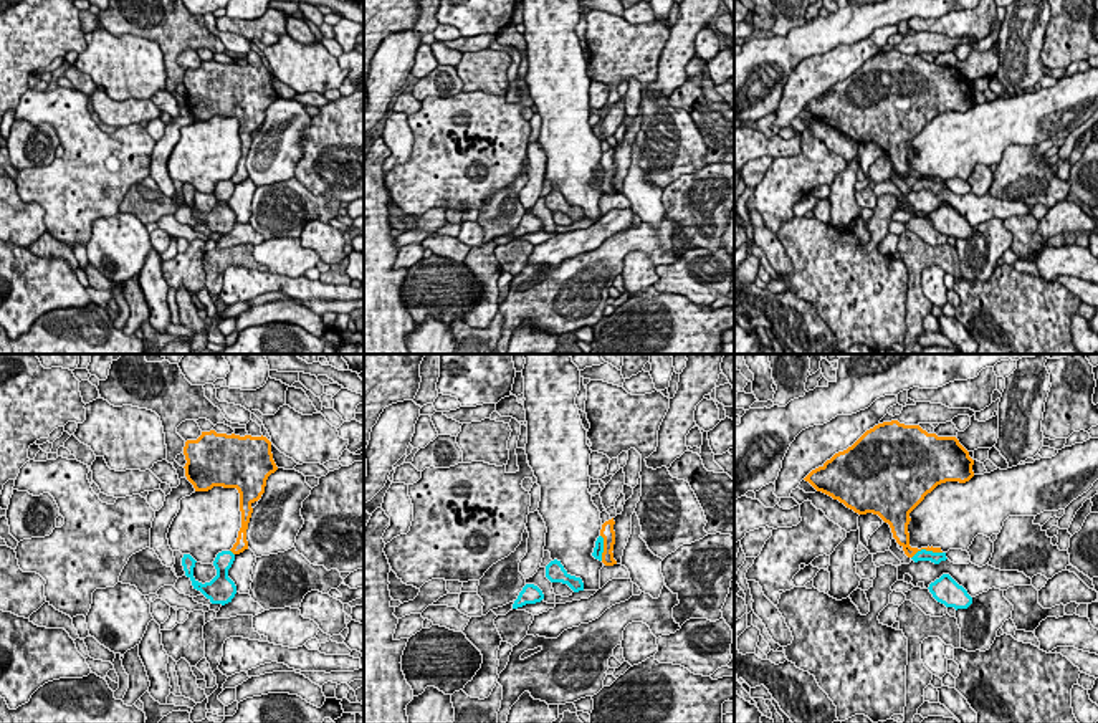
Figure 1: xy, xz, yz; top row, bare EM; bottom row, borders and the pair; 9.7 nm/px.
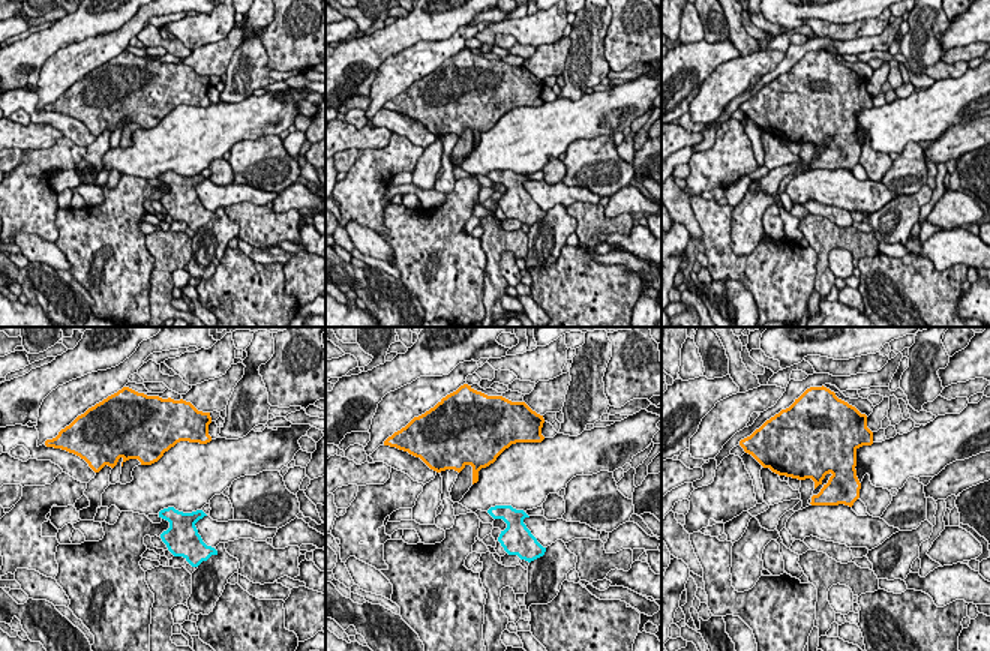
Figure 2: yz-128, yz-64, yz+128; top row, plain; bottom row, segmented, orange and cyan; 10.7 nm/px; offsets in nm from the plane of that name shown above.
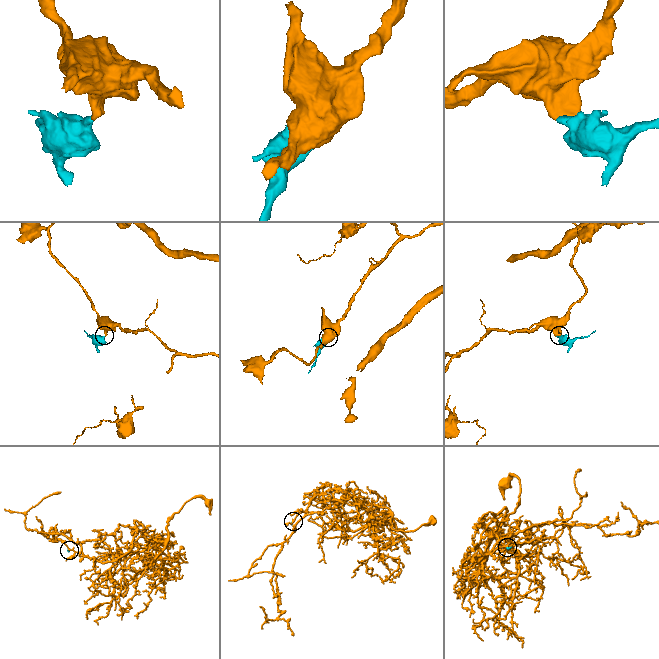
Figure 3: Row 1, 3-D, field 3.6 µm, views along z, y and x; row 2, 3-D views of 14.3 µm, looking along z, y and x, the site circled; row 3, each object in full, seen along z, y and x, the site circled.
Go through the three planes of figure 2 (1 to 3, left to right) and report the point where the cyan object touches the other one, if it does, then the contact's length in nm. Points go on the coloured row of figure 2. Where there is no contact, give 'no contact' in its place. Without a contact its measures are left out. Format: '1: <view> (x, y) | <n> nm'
1: no contact
2: no contact
3: no contact

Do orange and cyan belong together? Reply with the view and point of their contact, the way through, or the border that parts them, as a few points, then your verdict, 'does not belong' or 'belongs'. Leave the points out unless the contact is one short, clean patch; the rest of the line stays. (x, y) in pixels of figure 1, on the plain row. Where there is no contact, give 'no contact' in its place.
contact yz (926, 179); border yz (941, 181), (920, 179), (911, 187); does not belong

